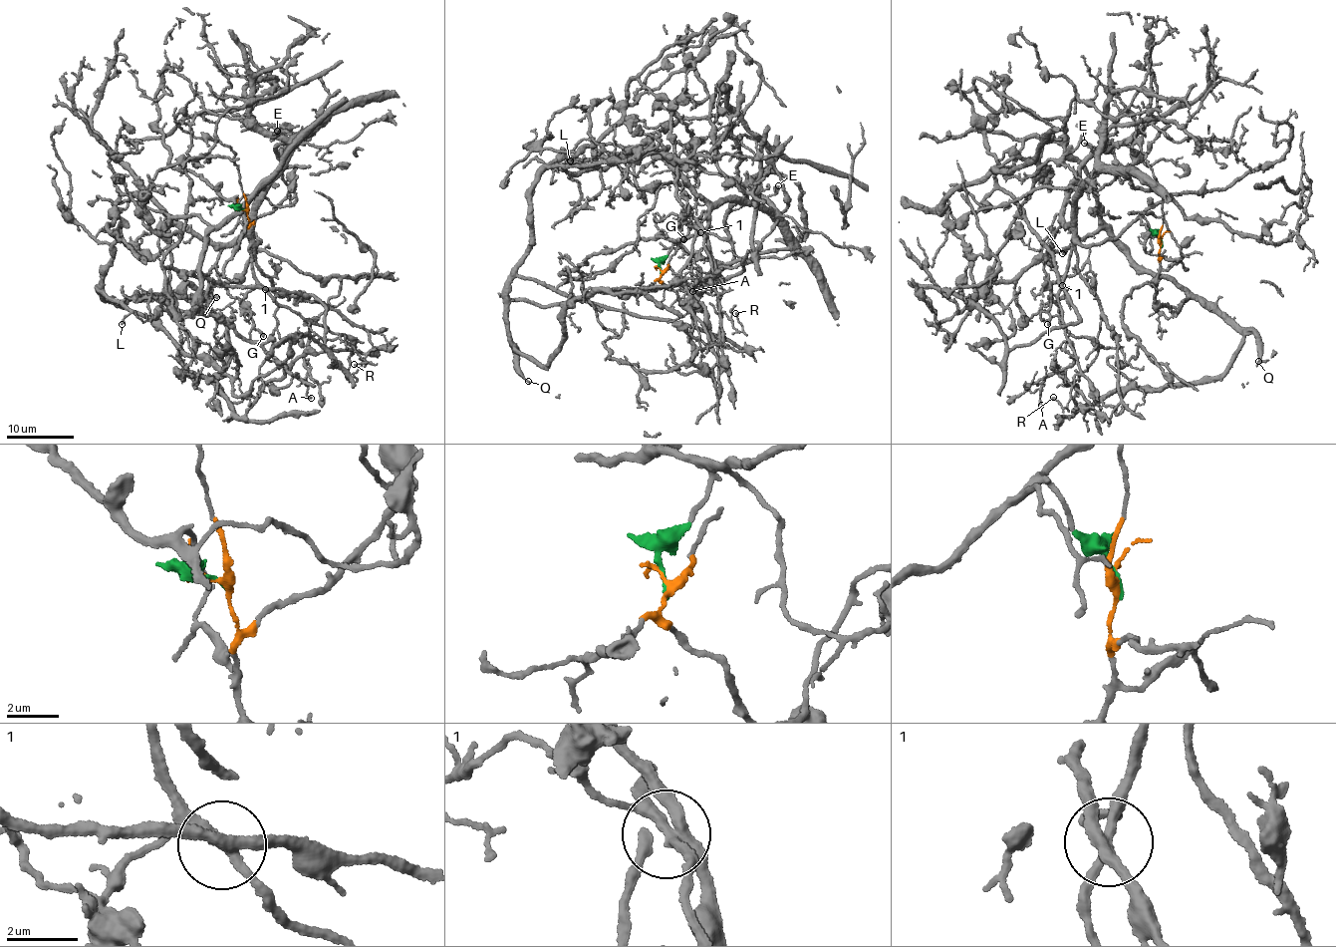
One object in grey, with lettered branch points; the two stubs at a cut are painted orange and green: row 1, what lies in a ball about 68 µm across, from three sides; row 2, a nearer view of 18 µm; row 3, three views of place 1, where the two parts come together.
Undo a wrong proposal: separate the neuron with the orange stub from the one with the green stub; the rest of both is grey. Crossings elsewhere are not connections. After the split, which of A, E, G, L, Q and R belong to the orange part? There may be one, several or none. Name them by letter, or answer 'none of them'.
L, Q

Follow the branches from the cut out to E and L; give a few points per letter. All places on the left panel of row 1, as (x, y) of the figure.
E: (245, 210), (235, 197), (260, 241), (253, 232), (255, 197), (279, 166), (288, 144), (275, 137), (277, 131)
L: (245, 210), (251, 258), (244, 270), (201, 293), (136, 294), (118, 305), (99, 292), (127, 304), (122, 324)

